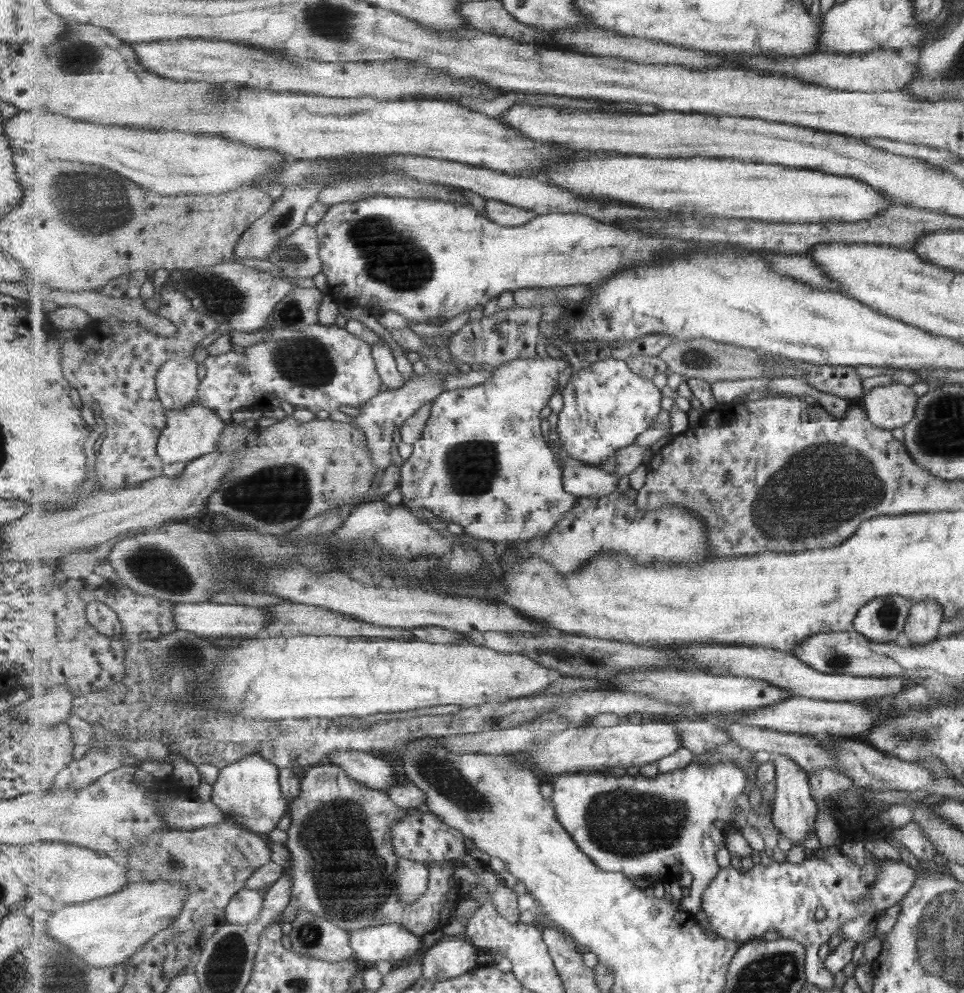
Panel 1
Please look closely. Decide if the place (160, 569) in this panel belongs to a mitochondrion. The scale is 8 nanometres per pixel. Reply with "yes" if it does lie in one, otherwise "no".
yes

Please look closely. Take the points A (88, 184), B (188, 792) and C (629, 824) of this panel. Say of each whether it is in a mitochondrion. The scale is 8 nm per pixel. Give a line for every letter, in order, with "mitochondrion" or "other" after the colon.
A: mitochondrion
B: other
C: mitochondrion

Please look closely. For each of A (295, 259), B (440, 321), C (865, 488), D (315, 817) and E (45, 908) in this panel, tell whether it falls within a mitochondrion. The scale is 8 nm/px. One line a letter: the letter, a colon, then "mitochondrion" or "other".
A: mitochondrion
B: other
C: mitochondrion
D: mitochondrion
E: other

